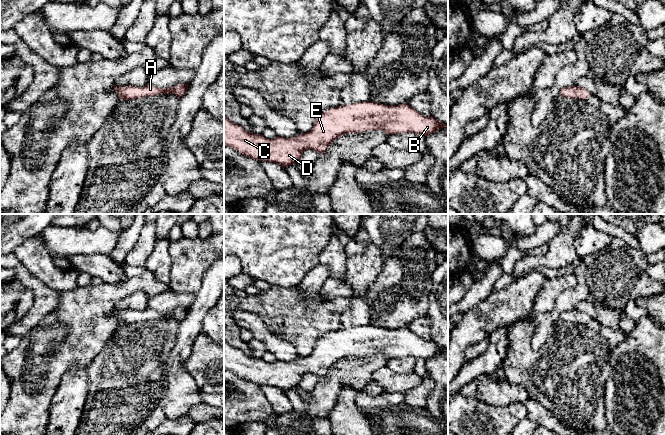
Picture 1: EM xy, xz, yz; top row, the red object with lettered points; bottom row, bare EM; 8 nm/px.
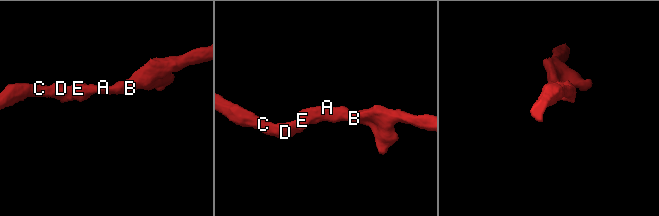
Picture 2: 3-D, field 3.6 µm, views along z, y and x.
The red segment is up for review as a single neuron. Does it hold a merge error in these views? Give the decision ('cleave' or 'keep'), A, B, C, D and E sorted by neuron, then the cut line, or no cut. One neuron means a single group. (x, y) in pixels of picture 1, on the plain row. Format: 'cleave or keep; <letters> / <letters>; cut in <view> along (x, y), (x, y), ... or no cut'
keep; A B C D E; no cut

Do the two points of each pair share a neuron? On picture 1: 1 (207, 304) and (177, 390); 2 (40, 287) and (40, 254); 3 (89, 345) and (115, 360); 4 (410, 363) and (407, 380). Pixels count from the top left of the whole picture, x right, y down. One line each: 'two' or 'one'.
1: one
2: two
3: two
4: two

